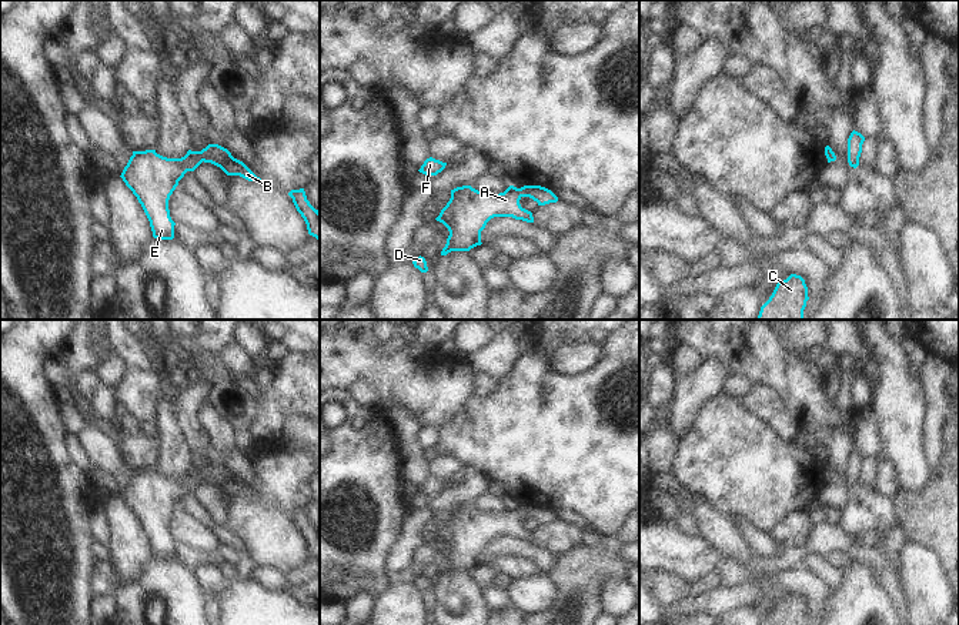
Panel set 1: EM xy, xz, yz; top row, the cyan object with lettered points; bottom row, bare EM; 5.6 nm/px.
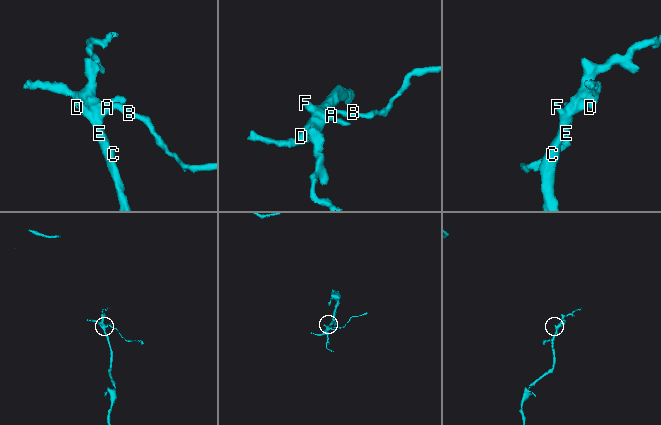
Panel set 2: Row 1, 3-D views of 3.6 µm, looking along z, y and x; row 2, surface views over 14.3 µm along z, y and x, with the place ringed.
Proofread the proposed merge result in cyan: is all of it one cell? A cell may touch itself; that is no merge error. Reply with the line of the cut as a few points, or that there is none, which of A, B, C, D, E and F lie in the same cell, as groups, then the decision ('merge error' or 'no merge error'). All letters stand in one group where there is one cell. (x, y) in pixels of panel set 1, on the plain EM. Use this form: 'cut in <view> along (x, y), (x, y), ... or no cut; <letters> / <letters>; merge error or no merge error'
no cut; A B C D E F; no merge error

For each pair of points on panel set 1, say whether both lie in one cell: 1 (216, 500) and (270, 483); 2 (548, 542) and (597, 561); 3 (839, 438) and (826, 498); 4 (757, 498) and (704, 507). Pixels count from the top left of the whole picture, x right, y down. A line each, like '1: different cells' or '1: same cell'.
1: different cells
2: different cells
3: same cell
4: different cells

